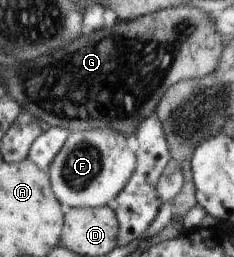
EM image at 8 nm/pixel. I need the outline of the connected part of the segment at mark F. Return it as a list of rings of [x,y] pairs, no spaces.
[[[114,130],[71,132],[66,145],[48,169],[54,193],[65,209],[100,209],[109,206],[112,200],[117,201],[137,170],[135,148],[135,142]]]

